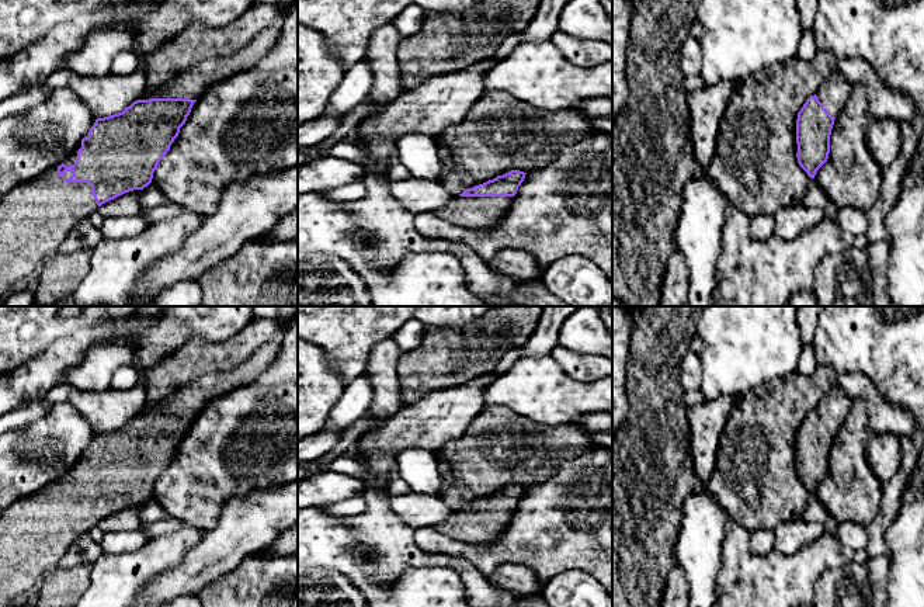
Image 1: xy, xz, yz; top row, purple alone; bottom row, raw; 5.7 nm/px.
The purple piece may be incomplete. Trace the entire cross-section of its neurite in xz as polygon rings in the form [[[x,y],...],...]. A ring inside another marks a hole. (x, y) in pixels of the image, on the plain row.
[[[511,485],[468,503],[462,509],[454,510],[447,520],[438,523],[434,528],[463,542],[494,541],[508,527],[525,489],[520,485]]]

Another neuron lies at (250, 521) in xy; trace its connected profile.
[[[298,481],[229,496],[223,502],[218,524],[212,530],[204,531],[201,541],[187,552],[174,569],[163,572],[147,586],[140,599],[140,607],[163,607],[177,597],[197,596],[211,582],[236,569],[243,559],[264,552],[296,523]]]

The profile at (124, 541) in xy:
[[[139,527],[131,531],[105,533],[100,547],[103,554],[110,555],[136,551],[147,541],[145,533]]]

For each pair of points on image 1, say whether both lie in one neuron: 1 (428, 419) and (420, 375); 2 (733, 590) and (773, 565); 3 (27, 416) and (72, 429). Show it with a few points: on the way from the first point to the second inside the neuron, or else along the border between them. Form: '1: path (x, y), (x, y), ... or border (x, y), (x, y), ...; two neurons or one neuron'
1: border (455, 385), (433, 389), (405, 405); two neurons
2: path (743, 590), (763, 575); one neuron
3: border (68, 403), (55, 403), (35, 422), (14, 429); two neurons

